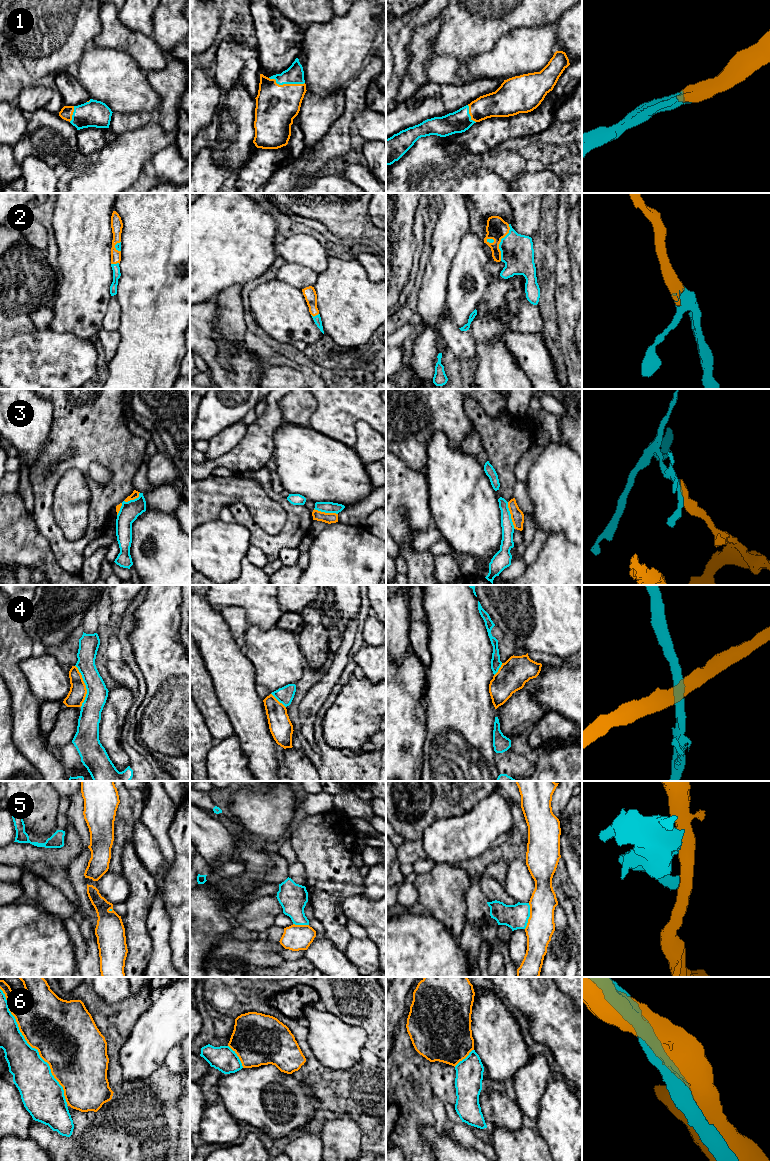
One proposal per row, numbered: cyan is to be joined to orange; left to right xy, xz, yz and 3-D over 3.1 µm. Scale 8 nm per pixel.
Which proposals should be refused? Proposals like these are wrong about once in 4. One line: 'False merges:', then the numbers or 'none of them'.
False merges: 3, 4, 5

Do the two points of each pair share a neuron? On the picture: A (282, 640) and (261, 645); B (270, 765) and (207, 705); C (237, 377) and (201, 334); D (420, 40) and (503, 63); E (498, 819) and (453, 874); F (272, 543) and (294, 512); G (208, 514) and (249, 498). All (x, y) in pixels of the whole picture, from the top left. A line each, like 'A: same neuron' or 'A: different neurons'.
A: same neuron
B: different neurons
C: same neuron
D: different neurons
E: different neurons
F: same neuron
G: same neuron

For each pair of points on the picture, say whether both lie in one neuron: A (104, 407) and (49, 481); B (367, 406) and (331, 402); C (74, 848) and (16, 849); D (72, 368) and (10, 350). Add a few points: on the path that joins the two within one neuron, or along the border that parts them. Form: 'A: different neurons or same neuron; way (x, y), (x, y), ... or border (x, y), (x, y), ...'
A: same neuron; way (85, 424), (54, 455), (54, 462)
B: same neuron; way (358, 402), (340, 402)
C: same neuron; way (60, 855), (30, 855)
D: same neuron; way (57, 364), (25, 363)

